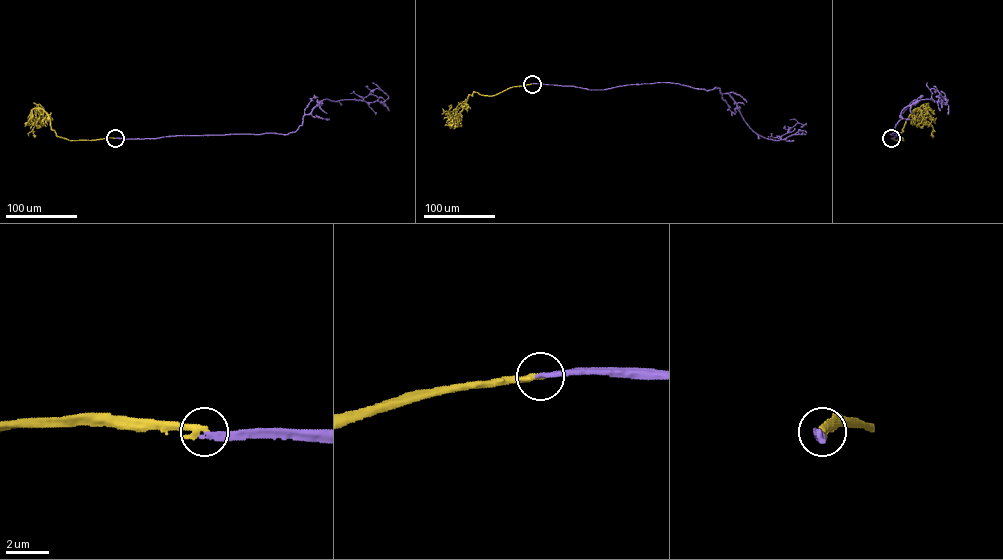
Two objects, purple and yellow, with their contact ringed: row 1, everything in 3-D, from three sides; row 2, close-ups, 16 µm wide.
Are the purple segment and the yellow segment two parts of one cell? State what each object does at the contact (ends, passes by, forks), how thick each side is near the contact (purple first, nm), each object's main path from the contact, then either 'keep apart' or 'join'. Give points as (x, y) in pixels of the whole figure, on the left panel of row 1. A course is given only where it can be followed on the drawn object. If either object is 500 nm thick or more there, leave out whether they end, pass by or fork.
purple ends there; yellow ends there; 240 nm thick on the purple side, 320 nm on the other; purple runs (115, 138), (286, 134), (295, 132), (303, 117), (323, 99), (362, 100), (378, 88), (388, 96), (383, 102); yellow runs (115, 138), (69, 140), (58, 137), (47, 113), (39, 108), (31, 111), (35, 123), (32, 131), (34, 137); join

